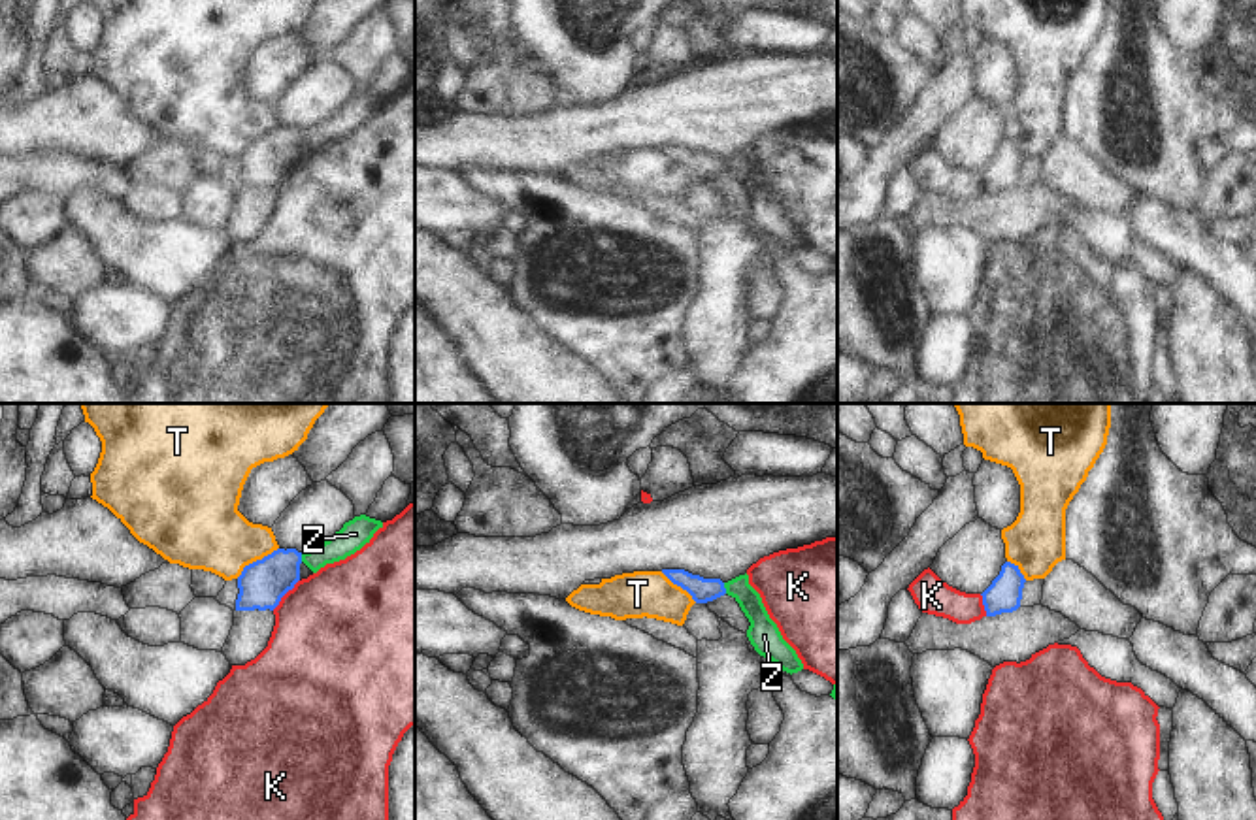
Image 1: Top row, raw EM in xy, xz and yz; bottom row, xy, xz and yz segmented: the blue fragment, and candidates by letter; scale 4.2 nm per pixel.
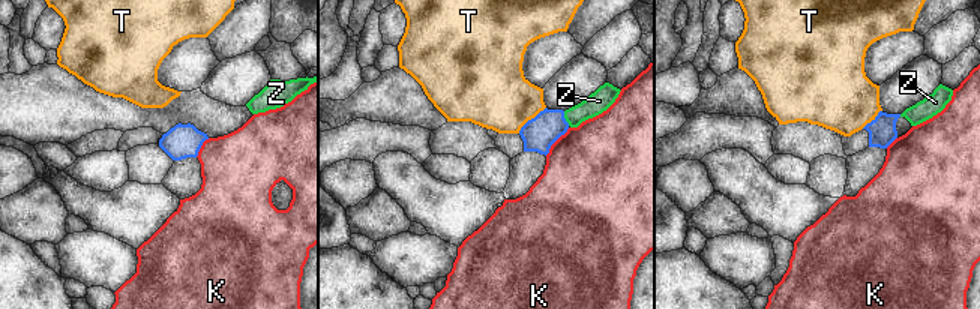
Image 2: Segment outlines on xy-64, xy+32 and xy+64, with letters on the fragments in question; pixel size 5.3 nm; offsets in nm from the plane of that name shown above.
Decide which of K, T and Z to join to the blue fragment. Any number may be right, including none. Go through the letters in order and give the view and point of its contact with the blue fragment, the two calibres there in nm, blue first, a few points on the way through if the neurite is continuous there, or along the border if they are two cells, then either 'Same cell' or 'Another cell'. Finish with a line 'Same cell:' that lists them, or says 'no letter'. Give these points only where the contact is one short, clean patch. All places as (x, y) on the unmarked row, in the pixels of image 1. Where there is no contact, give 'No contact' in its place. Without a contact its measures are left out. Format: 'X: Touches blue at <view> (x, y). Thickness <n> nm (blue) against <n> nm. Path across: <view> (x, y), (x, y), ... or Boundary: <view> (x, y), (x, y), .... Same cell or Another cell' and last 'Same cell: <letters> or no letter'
K: Touches blue at xy (285, 170). Thickness 200 nm (blue) against 480 nm. Boundary: xy (298, 157), (272, 187). Another cell
T: Touches blue at xy (257, 138). Thickness 200 nm (blue) against 320 nm. Boundary: xy (278, 125), (249, 140), (236, 155). Another cell
Z: Touches blue at xz (725, 166). Thickness 110 nm (blue) against 130 nm. Path across: xz (702, 168), (725, 166), (753, 185), (762, 210). Same cell
Same cell: Z

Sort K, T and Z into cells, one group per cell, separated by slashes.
K / T / Z

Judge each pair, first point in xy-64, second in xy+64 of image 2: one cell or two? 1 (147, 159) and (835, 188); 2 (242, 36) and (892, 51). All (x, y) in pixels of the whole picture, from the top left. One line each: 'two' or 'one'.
1: one
2: two

